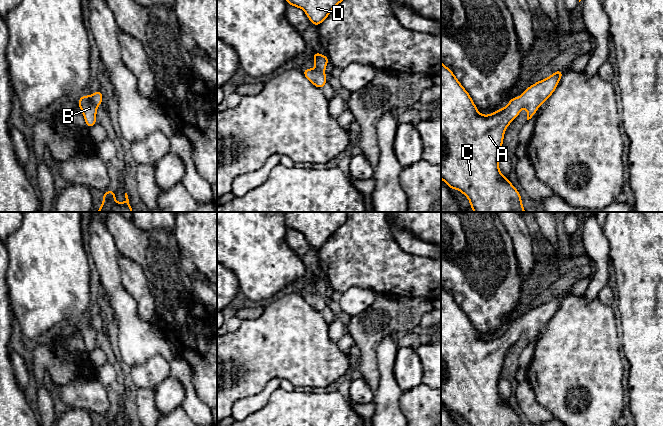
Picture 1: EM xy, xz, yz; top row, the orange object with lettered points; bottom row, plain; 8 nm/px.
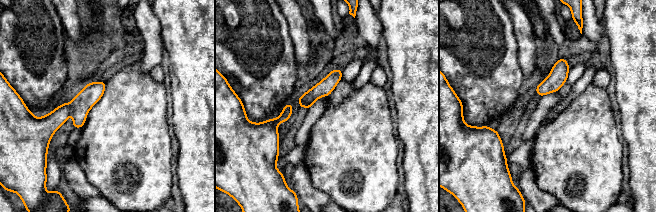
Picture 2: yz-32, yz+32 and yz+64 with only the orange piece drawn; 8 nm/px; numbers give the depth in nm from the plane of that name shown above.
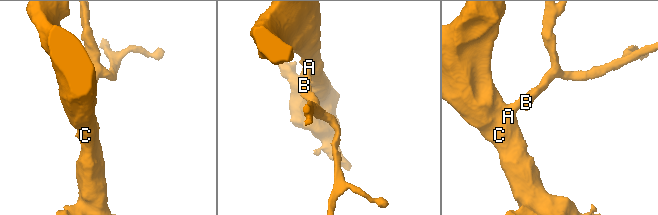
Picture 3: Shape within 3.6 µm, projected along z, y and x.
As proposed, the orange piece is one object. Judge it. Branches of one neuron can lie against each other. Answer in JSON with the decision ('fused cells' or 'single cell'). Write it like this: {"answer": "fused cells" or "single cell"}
{"answer": "single cell"}

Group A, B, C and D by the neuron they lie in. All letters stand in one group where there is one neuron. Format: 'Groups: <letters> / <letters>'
Groups: A B C D

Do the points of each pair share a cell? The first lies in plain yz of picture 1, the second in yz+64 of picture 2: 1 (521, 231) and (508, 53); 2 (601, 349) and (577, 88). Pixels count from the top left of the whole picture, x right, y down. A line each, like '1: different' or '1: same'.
1: different
2: different

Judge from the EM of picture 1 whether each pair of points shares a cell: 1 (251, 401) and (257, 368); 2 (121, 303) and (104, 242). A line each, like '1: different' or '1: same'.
1: different
2: same

